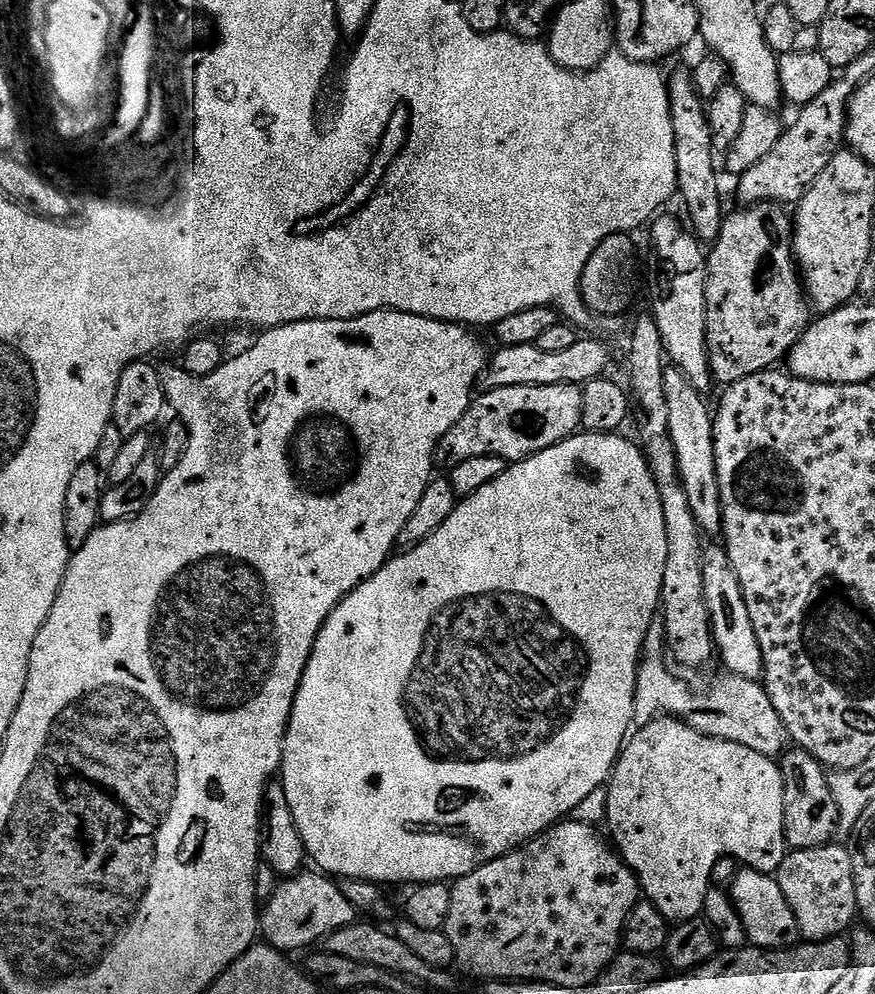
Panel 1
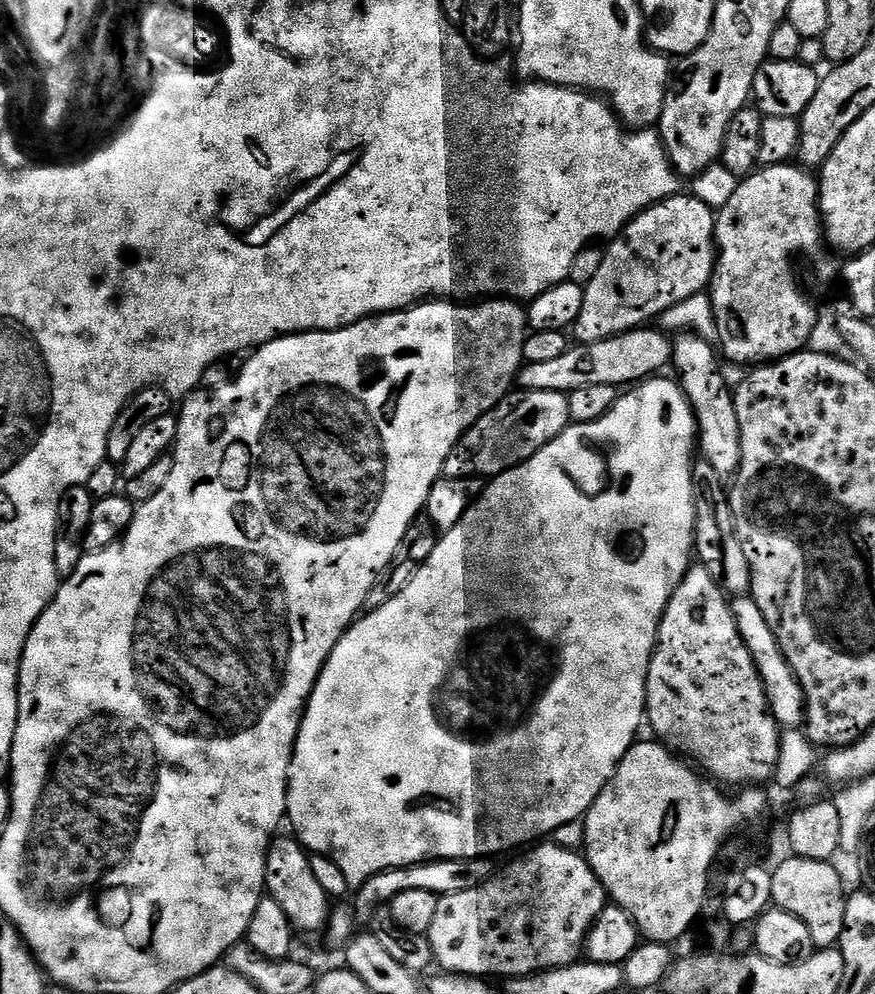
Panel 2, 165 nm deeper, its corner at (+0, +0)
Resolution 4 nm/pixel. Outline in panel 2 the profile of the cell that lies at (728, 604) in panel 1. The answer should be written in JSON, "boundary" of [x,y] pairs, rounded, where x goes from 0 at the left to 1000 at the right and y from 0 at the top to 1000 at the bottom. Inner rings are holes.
{"boundary":[[[846,598],[835,605],[835,609],[843,634],[853,646],[864,667],[866,678],[871,682],[878,710],[882,713],[882,720],[887,723],[887,727],[898,734],[902,732],[918,733],[921,728],[919,695],[903,670],[903,666],[896,664],[896,658],[889,650],[889,642],[885,642],[885,634],[880,634],[875,622],[871,622],[871,614],[866,614],[866,606],[862,606],[858,599]]]}

